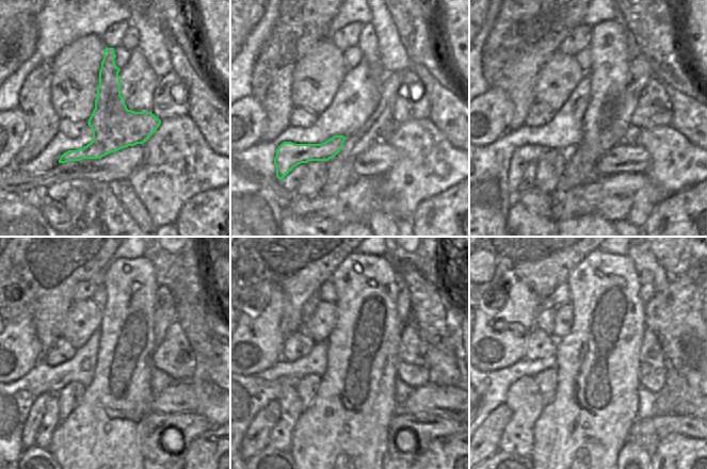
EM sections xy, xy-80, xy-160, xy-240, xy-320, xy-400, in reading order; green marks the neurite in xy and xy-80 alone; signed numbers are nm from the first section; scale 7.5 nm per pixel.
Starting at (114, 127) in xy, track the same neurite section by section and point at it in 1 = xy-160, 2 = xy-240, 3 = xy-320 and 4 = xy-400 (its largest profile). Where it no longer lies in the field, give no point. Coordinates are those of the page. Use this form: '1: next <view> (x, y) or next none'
1: next xy-160 (523, 156)
2: next xy-240 (33, 421)
3: next xy-320 (257, 436)
4: next xy-400 (491, 431)

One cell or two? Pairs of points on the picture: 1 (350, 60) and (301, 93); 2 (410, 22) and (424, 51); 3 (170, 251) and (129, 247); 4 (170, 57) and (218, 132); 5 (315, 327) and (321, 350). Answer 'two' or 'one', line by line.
1: two
2: one
3: two
4: one
5: two

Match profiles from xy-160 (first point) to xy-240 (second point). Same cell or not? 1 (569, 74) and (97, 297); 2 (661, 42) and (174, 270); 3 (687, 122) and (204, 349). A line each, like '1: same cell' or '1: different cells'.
1: different cells
2: same cell
3: different cells

